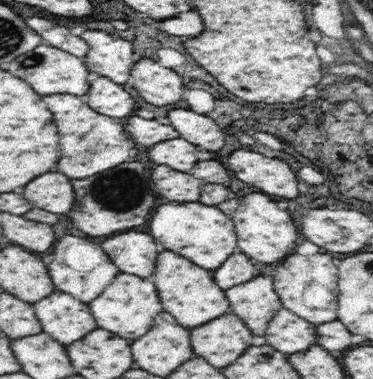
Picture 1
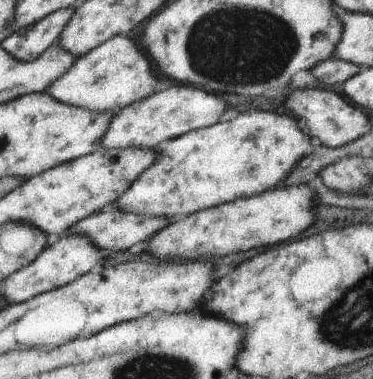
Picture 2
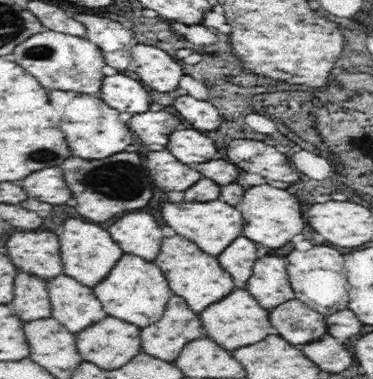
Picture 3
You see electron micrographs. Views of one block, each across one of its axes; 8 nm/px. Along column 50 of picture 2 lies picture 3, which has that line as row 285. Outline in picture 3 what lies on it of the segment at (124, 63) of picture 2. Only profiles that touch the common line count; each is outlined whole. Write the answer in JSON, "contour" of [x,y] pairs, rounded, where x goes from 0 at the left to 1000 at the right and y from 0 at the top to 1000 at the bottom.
{"contour":[[[188,575],[166,596],[150,602],[150,623],[161,633],[172,728],[209,739],[214,749],[241,755],[247,765],[257,749],[268,749],[279,734],[290,734],[290,723],[306,712],[316,686],[332,675],[322,644],[295,628],[290,607],[268,602],[263,591],[241,591],[236,580]]]}

